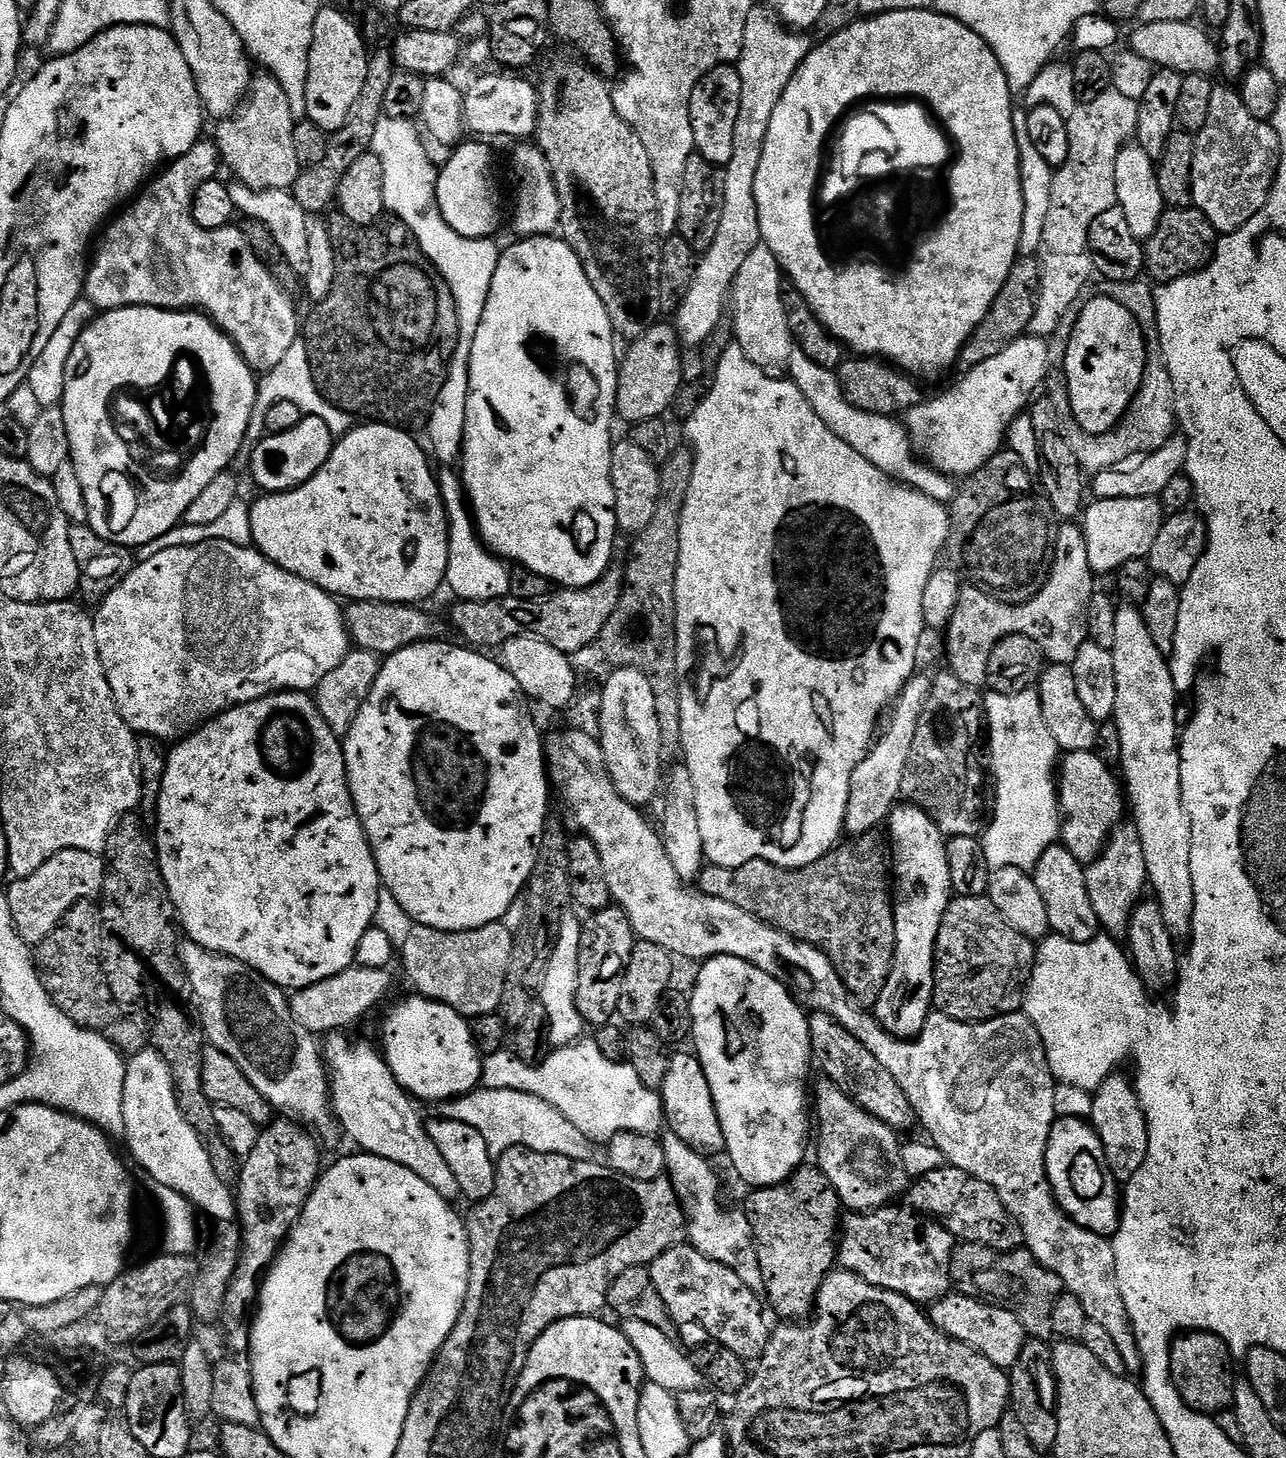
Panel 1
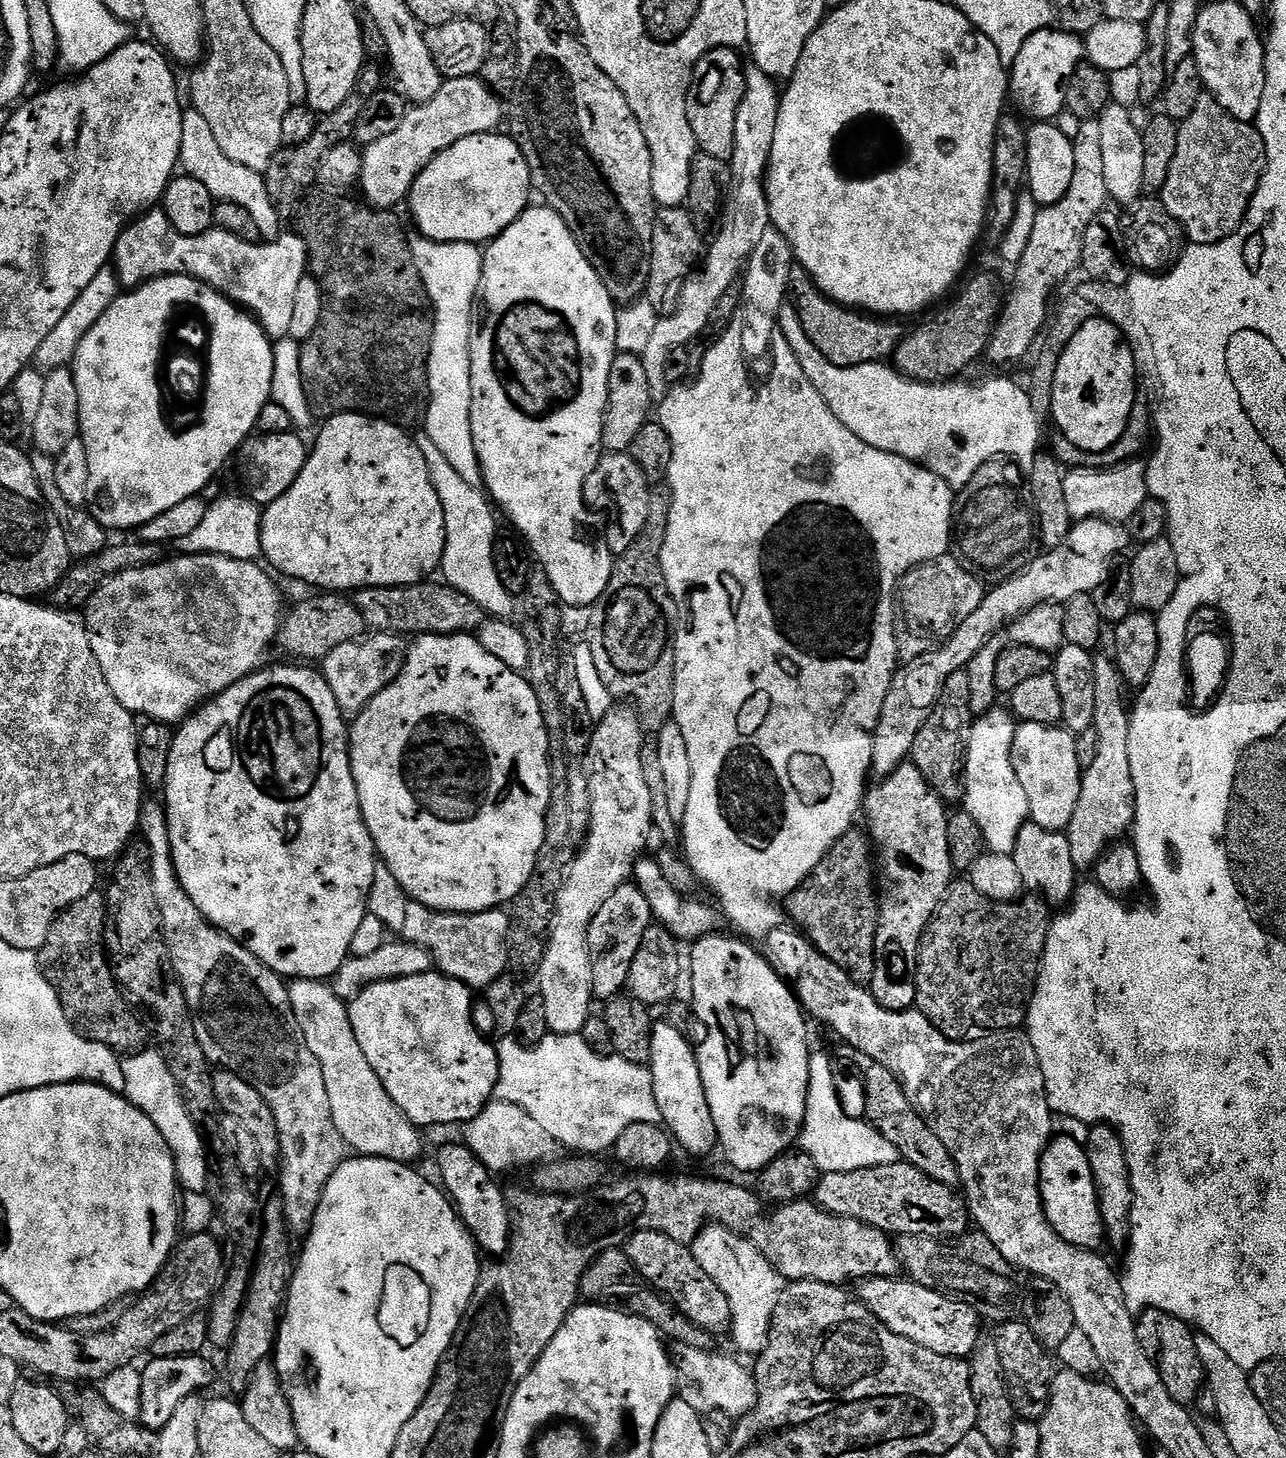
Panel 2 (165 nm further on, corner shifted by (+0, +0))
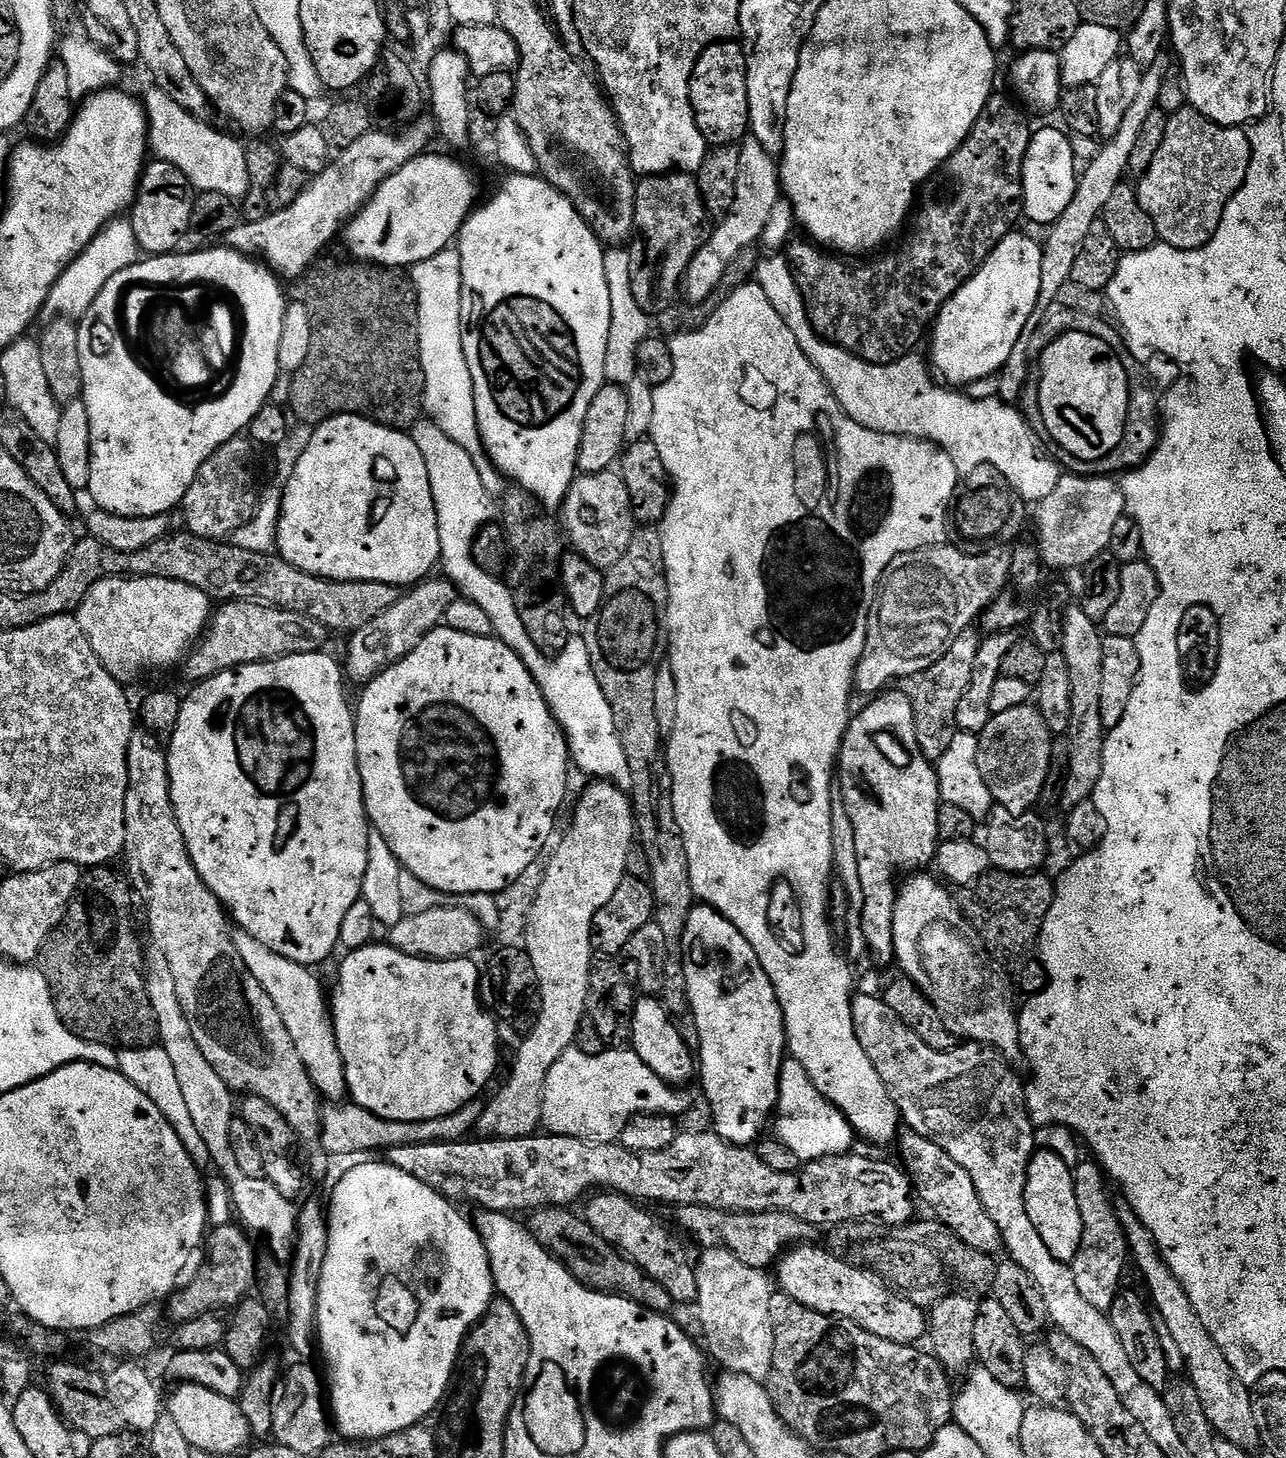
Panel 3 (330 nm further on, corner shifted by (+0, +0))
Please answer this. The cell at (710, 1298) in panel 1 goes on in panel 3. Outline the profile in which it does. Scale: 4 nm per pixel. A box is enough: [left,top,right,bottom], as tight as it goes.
[582,1190,696,1301]

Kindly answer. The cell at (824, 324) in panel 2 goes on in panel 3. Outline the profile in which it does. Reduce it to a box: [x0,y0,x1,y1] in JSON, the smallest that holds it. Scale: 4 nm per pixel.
[786,94,1032,364]

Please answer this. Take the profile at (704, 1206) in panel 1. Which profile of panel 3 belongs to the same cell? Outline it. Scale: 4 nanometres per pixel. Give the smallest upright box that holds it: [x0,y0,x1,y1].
[694,1248,776,1382]

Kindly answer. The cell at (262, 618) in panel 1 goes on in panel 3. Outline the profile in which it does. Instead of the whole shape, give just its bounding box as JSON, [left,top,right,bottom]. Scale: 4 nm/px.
[74,576,213,682]

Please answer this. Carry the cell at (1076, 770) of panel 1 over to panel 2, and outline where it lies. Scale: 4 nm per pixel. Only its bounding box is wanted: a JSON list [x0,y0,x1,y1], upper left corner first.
[1012,722,1082,832]

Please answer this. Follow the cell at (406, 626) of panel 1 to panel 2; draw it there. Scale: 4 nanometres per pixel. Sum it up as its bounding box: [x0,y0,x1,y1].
[278,594,366,662]

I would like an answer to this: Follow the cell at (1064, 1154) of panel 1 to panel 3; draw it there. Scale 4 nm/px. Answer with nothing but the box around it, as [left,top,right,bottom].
[1024,1151,1082,1262]

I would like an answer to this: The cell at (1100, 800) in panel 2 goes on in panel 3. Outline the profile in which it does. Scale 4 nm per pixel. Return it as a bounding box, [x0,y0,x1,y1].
[1060,606,1106,805]

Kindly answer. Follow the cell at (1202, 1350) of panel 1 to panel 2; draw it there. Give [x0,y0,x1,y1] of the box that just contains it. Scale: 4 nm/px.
[1135,1308,1206,1406]

